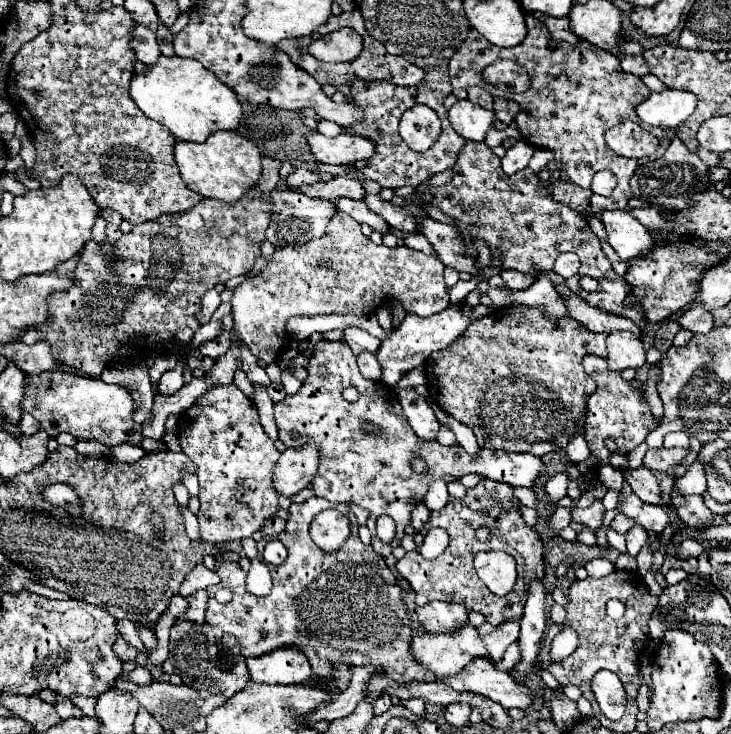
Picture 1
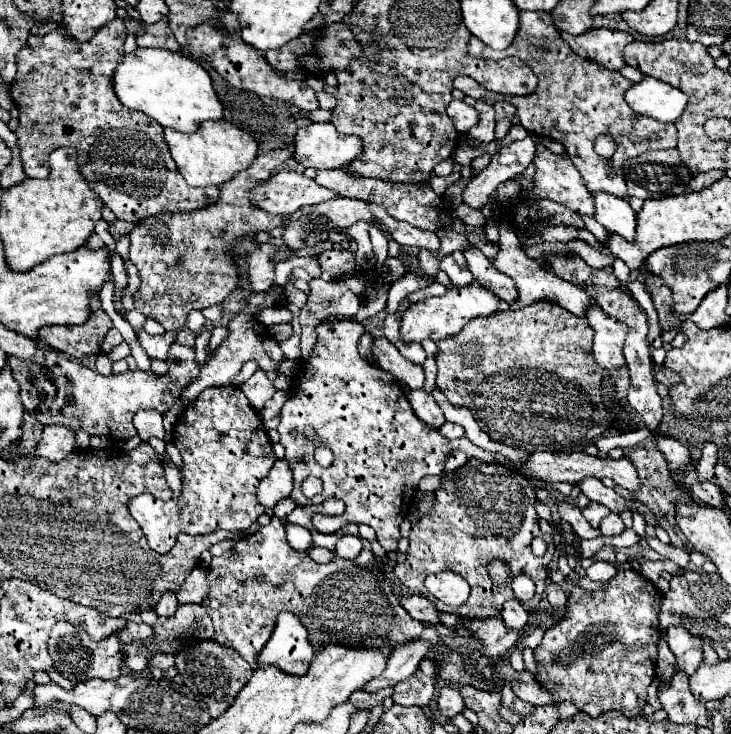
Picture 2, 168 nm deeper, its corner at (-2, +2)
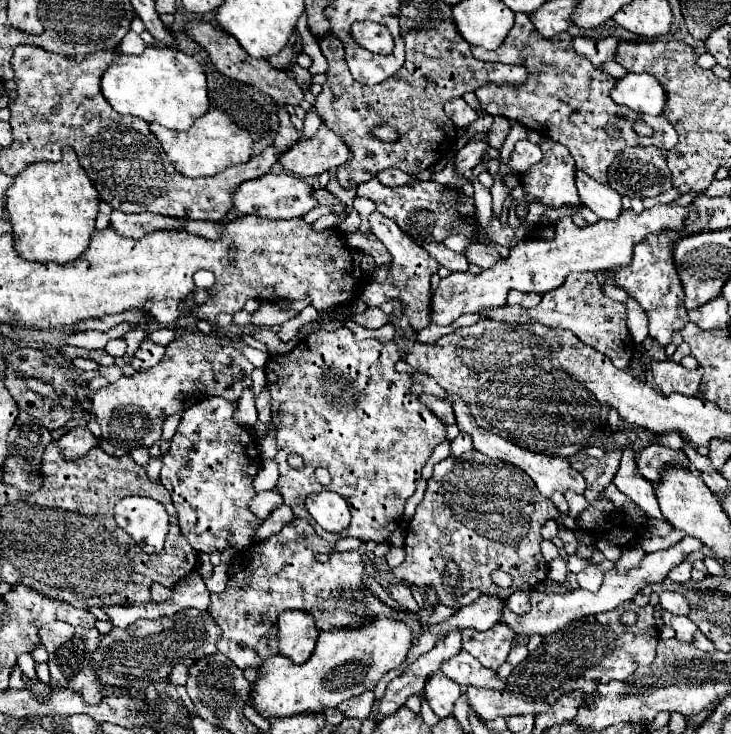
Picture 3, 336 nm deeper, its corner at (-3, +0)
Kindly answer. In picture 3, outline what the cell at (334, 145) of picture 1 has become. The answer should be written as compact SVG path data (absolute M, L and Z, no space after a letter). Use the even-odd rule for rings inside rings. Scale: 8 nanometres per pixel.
M320 125L314 139L300 139L284 153L284 157L280 157L278 163L296 177L316 177L324 171L338 169L348 161L348 157L350 149L346 143L326 125Z

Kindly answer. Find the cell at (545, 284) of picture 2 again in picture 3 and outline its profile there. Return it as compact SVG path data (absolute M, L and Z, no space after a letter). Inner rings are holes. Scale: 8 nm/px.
M470 243L466 249L464 249L464 255L468 257L470 263L478 265L478 267L492 267L496 261L500 261L502 257L498 255L498 251L490 245L484 245L484 243Z

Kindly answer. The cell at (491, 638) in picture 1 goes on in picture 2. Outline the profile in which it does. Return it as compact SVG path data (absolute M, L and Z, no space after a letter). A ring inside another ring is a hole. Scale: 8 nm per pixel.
M511 599L511 601L507 601L507 603L503 605L501 617L503 617L503 623L505 623L509 629L521 629L521 627L525 627L525 623L527 623L527 619L529 619L527 611L525 611L525 609L521 607L521 603L515 601L515 599Z

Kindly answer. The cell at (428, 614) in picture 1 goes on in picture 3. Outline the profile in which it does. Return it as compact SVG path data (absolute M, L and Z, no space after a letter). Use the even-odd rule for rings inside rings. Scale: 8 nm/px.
M392 583L392 585L390 585L390 597L392 597L400 607L404 607L404 609L408 609L408 611L412 611L412 613L418 613L418 611L420 611L420 607L416 605L416 601L414 601L414 597L412 597L412 593L410 593L410 587L406 587L404 583Z

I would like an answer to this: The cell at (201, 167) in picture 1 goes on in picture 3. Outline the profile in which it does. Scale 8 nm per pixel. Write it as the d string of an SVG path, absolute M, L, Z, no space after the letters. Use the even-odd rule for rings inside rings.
M210 109L208 113L204 113L200 119L196 119L196 123L192 123L192 127L188 131L174 131L174 129L166 129L160 123L150 123L150 131L154 133L154 137L160 141L166 157L170 159L170 163L186 177L212 177L218 175L220 171L224 171L230 165L238 165L238 163L246 163L250 159L250 151L252 151L252 137L248 131L240 129L232 119L228 119L228 115L224 115L218 109Z

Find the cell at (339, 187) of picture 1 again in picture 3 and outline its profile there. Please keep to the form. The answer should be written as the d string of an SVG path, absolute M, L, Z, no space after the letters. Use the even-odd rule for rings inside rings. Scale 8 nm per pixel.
M262 175L260 179L244 181L234 193L232 193L232 205L242 215L258 215L266 219L294 219L306 215L310 209L316 207L316 199L312 197L312 187L294 175Z

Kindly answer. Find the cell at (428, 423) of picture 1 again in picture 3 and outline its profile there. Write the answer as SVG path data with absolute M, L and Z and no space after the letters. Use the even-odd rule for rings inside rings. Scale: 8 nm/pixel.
M422 393L420 395L420 401L444 423L454 423L454 411L452 411L452 401L450 399L444 399L444 397L436 397L436 395L428 395L428 393Z

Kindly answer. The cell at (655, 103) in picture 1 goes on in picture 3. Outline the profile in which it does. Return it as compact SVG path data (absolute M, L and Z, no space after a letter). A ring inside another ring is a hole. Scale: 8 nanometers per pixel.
M626 73L616 79L616 87L612 89L612 99L618 105L626 105L636 113L662 115L666 93L662 85L648 73Z

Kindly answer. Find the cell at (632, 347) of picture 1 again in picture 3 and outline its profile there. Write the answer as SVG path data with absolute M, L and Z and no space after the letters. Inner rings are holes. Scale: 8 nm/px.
M572 273L572 275L568 275L568 279L556 291L544 293L540 305L536 305L532 309L524 309L520 305L504 305L498 309L478 311L478 315L482 319L494 319L494 321L512 321L512 323L536 321L536 323L542 323L546 327L568 329L582 343L604 353L618 369L626 369L630 365L630 359L632 359L634 341L632 341L632 335L626 329L626 321L624 321L626 307L622 303L608 299L602 293L594 273Z

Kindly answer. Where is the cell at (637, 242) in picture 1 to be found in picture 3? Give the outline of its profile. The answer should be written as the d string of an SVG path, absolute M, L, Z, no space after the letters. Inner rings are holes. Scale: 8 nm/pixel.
M576 171L576 187L580 201L592 209L598 219L618 219L622 213L620 195L612 191L612 187L596 183L596 179L592 179L588 173Z

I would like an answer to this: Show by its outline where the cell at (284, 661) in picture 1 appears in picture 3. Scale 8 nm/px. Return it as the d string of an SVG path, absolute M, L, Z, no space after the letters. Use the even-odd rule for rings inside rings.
M284 611L278 617L278 629L280 655L292 659L294 663L304 663L304 659L312 655L318 639L314 617L304 611Z

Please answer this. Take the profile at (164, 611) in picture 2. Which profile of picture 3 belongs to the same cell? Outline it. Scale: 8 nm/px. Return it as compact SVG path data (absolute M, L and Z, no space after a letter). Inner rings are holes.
M152 583L150 593L152 593L152 601L156 601L156 603L168 601L168 599L172 597L172 589L170 589L170 587L164 587L164 585L160 585L160 583Z

